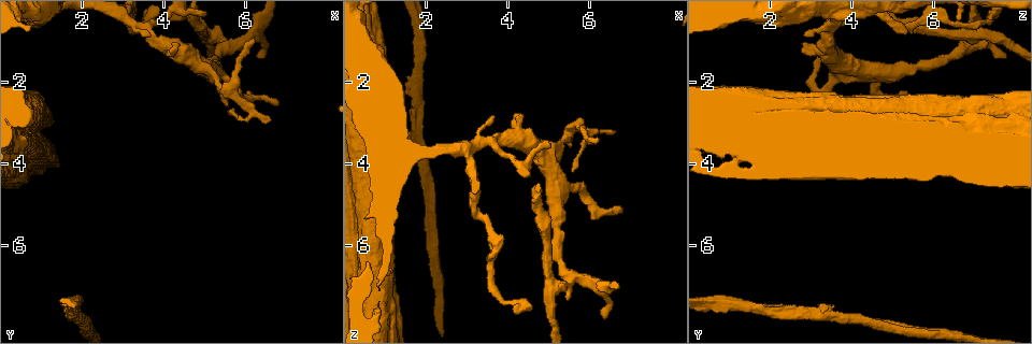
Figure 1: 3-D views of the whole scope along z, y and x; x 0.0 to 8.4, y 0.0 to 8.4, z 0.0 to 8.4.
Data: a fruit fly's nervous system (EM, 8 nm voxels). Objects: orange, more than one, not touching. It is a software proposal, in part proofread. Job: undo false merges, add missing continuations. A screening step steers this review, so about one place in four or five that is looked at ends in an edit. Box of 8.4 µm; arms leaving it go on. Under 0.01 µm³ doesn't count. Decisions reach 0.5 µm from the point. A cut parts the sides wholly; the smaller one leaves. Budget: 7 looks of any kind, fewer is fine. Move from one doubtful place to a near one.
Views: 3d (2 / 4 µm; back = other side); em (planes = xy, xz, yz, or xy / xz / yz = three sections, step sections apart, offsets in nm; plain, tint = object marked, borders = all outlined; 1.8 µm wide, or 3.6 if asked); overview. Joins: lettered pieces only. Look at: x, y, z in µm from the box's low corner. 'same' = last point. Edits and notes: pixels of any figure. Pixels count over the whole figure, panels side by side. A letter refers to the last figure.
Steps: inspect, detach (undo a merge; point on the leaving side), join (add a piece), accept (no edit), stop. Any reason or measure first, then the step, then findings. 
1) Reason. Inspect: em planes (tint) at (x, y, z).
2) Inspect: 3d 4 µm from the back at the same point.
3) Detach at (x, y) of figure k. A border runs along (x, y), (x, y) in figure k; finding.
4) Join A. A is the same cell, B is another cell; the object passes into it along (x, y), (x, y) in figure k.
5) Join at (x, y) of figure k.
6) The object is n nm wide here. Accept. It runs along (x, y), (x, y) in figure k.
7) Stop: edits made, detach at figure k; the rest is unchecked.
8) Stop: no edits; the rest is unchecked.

Tapers out. Inspect: em planes (plain) at (6.20, 1.00, 3.40).

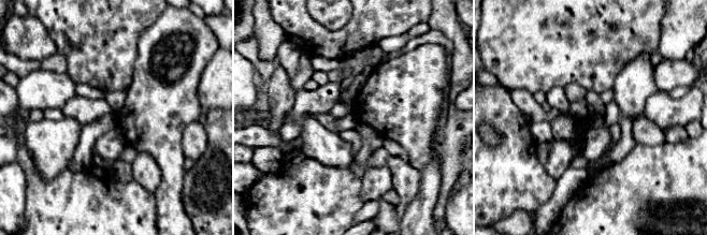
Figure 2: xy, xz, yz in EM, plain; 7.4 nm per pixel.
See the neighbours. Inspect: em planes (borders) at the same point.

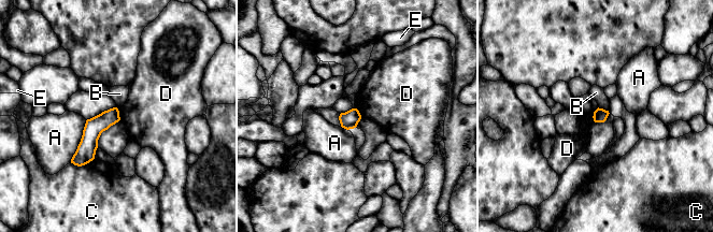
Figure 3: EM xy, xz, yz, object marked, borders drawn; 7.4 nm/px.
Accept. A, B, C, D and E are other cells; a border runs along (117, 110), (120, 119) in figure 3; none of them fits.

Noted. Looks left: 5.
A narrow waist. Inspect: em xy step 16 (tint) at (3.55, 0.70, 3.45).

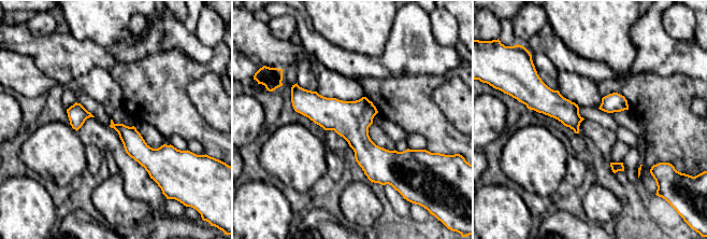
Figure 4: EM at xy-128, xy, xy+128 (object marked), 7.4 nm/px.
Inspect: em planes (borders) at the same point.

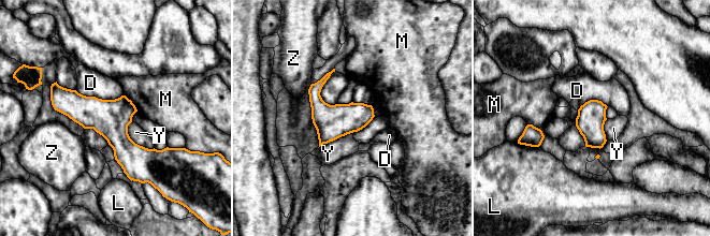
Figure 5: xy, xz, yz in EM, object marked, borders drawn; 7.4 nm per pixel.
The object is 220 nm wide here. Accept. D, L, M, Y and Z are other cells; a border runs along (131, 121), (128, 135), (154, 148) in figure 5; all the same neuron.

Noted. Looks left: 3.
An open end. Inspect: 3d 4 µm at (6.40, 1.40, 7.85).

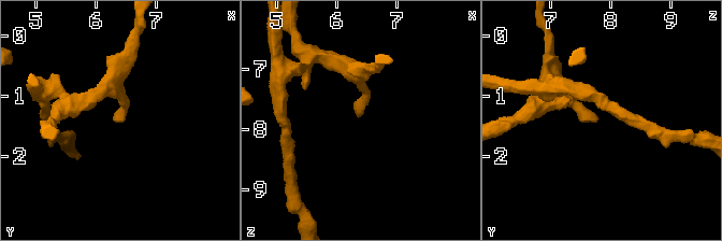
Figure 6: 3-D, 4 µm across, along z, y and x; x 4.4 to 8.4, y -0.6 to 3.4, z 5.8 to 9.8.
Inspect: em planes (borders) at (6.40, 1.35, 7.80).

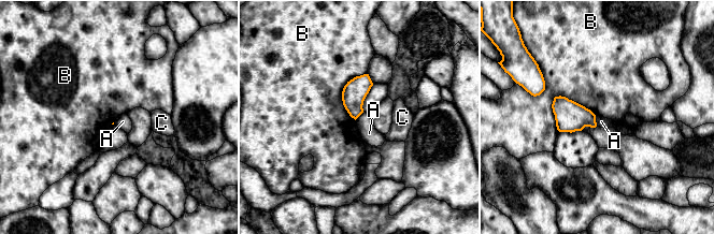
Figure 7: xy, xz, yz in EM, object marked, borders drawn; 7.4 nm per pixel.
Accept. A, B and C are other cells; none of them fits.

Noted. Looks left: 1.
Stop: no edits; the rest is unchecked.

